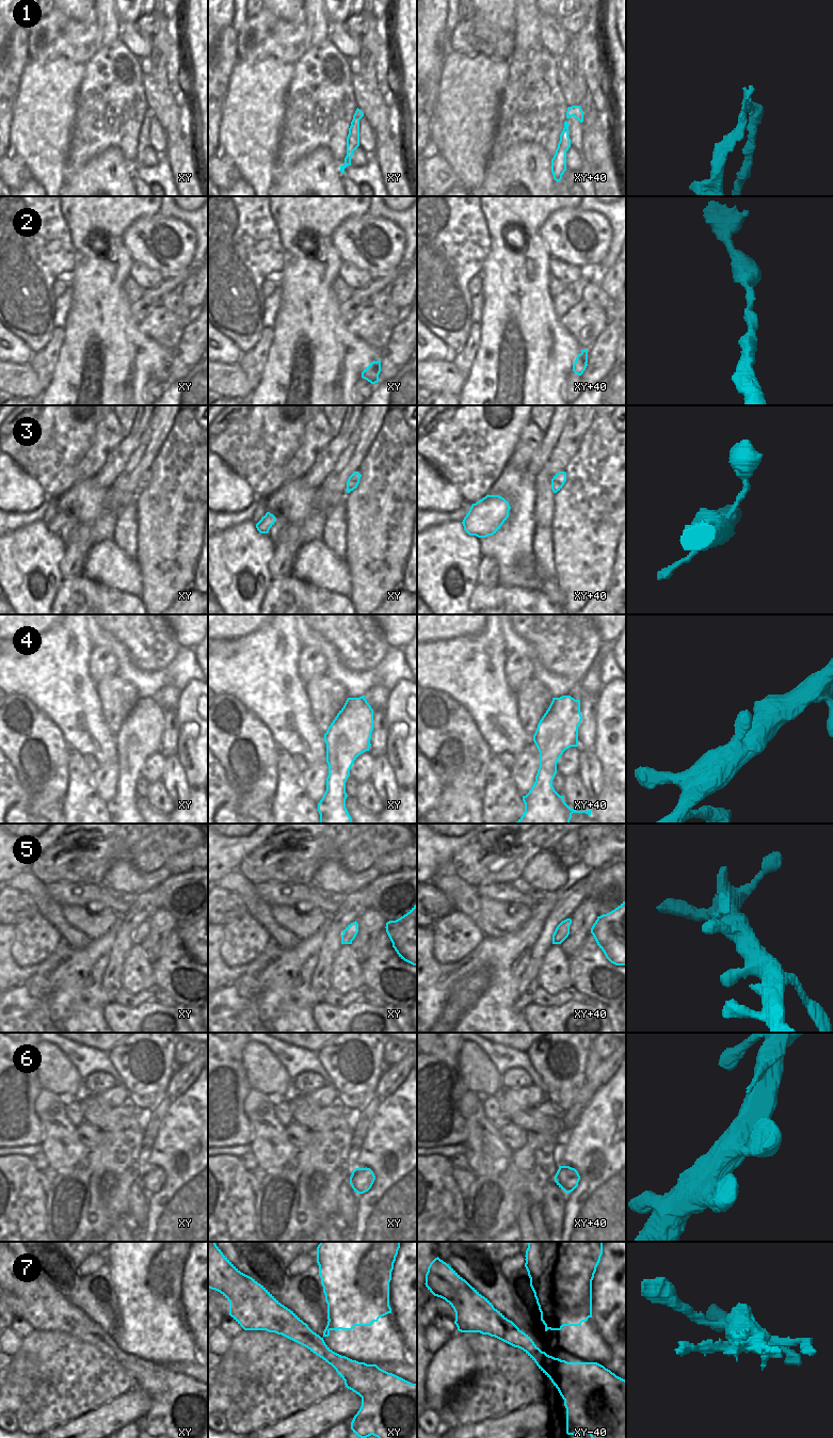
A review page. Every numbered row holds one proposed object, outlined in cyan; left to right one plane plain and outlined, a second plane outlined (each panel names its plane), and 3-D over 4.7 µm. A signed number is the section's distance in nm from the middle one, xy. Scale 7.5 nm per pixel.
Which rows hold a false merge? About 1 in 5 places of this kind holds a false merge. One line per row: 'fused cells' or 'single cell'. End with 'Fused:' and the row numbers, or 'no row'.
1: fused cells
2: single cell
3: single cell
4: single cell
5: single cell
6: single cell
7: fused cells
Fused: 1, 7

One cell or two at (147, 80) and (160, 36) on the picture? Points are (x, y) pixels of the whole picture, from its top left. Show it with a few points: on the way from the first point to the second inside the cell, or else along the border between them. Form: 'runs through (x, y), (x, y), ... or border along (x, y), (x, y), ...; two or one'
border along (148, 75), (160, 88), (169, 90); two

